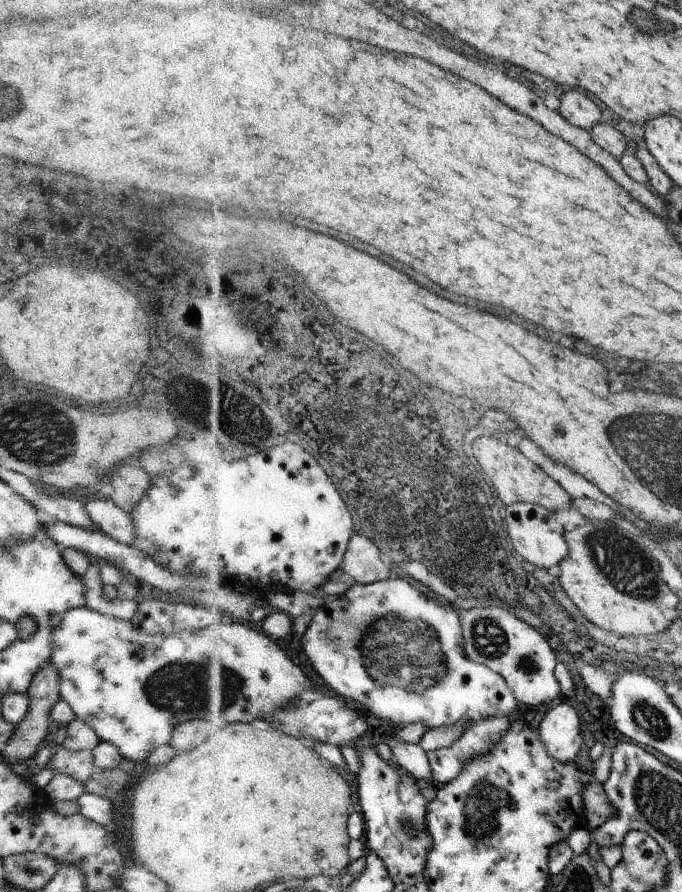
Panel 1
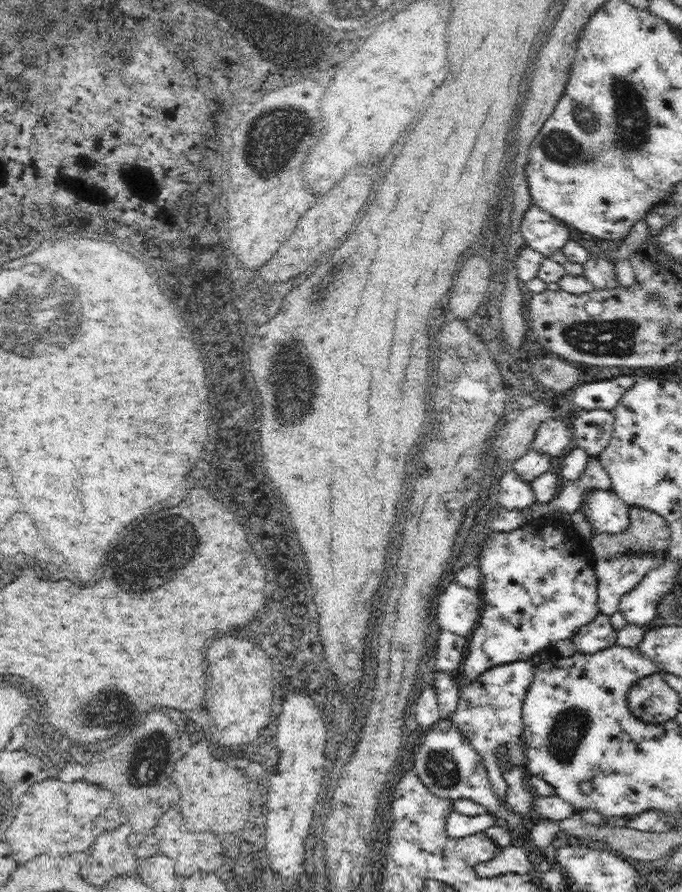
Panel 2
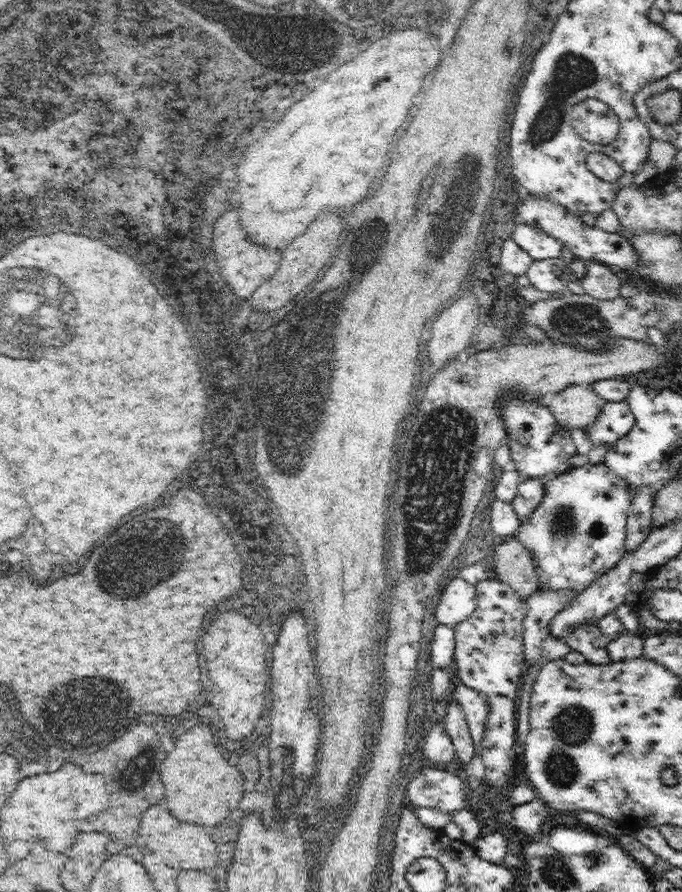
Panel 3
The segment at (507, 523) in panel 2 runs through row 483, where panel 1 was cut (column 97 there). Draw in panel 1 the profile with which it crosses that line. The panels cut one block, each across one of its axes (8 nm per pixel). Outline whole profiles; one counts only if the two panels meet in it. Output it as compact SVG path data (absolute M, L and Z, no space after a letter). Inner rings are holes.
M102 563L90 564L88 570L82 576L84 588L86 588L86 594L84 594L86 596L86 607L97 610L102 614L108 614L112 618L118 618L118 620L132 621L139 604L134 599L125 601L104 599L103 582L100 578L101 565Z

